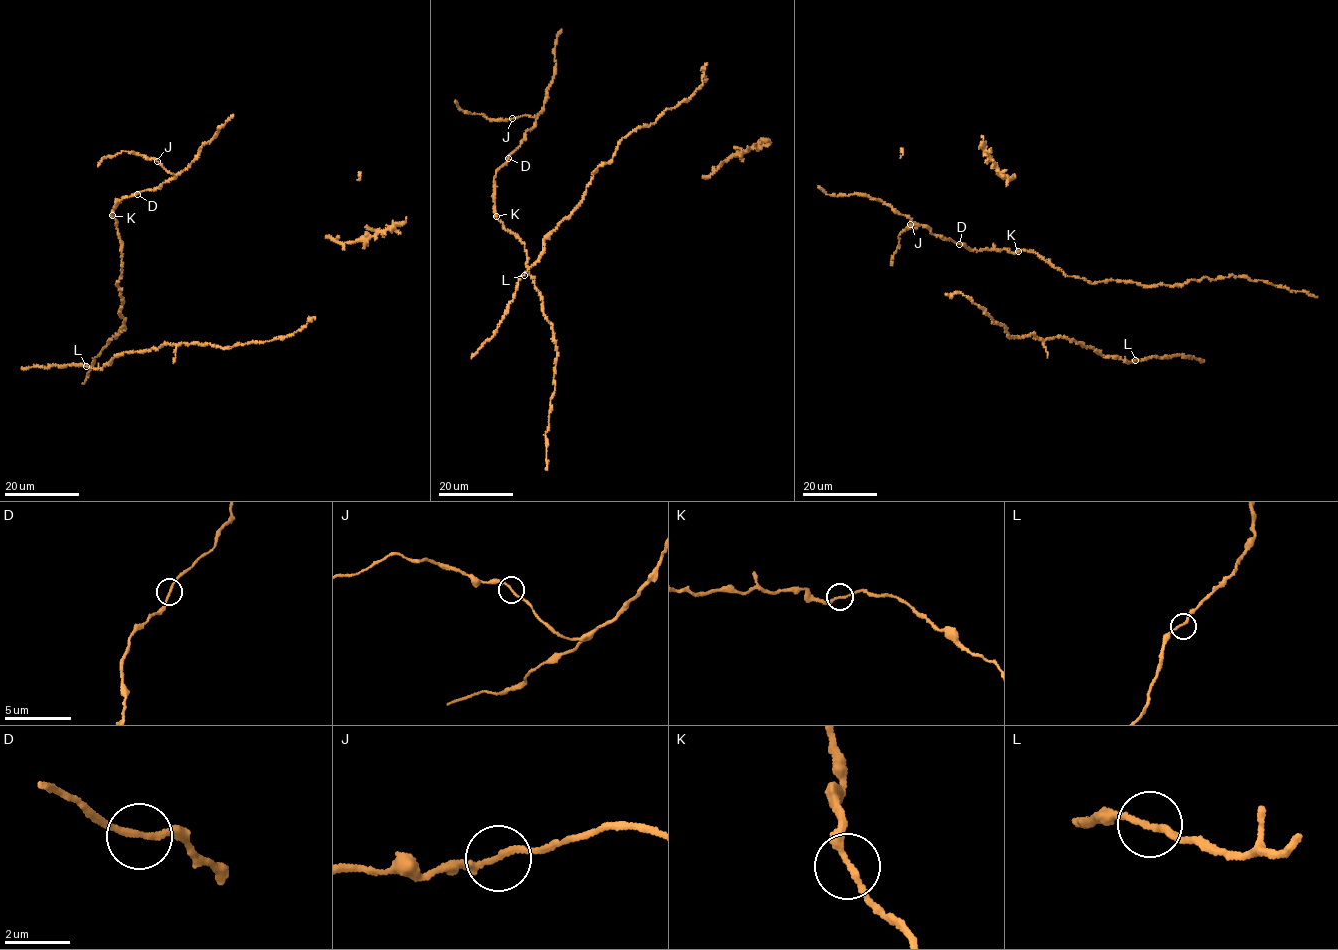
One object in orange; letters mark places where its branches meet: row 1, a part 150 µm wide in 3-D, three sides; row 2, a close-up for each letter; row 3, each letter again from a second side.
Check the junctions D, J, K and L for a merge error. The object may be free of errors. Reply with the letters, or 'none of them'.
none of them

